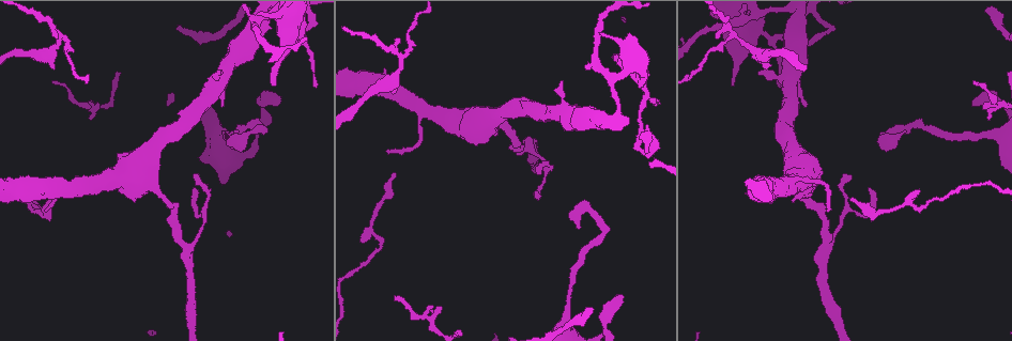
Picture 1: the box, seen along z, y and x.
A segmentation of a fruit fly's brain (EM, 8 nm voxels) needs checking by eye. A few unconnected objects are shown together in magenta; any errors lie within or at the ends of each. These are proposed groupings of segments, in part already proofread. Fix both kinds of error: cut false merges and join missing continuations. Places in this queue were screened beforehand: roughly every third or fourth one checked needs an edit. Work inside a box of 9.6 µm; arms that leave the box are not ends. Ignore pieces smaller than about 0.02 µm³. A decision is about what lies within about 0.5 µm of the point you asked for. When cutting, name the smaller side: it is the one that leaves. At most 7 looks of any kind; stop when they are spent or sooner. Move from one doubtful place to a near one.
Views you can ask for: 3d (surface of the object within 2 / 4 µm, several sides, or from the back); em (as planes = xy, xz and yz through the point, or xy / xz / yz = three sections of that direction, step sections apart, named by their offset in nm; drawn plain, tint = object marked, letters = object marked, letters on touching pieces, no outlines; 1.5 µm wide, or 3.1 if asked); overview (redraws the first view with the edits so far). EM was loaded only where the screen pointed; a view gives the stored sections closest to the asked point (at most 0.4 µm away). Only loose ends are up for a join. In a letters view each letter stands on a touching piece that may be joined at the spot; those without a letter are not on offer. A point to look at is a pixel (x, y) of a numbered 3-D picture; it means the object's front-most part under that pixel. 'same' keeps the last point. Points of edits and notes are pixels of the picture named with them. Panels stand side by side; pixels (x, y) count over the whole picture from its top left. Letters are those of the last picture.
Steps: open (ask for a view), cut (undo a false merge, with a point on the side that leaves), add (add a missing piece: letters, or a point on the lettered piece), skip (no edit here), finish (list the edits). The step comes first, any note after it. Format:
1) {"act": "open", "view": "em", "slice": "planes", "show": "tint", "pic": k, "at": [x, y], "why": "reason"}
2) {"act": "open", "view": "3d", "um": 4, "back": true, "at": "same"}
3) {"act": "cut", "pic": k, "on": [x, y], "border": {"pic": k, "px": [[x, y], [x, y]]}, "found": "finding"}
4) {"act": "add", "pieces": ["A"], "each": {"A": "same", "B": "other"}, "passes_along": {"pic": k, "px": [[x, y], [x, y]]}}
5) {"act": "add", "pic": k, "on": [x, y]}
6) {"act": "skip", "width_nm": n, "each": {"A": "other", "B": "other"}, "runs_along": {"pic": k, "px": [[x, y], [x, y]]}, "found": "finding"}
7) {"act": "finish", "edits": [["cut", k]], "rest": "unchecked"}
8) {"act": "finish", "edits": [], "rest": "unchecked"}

{"act": "open", "view": "em", "slice": "xz", "step": 4, "show": "letters", "pic": 1, "at": [315, 87], "why": "branch stops here"}

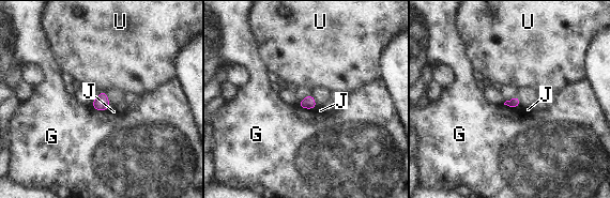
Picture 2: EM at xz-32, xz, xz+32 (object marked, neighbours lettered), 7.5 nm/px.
{"act": "open", "view": "em", "slice": "planes", "show": "letters", "at": "same", "why": "another direction"}

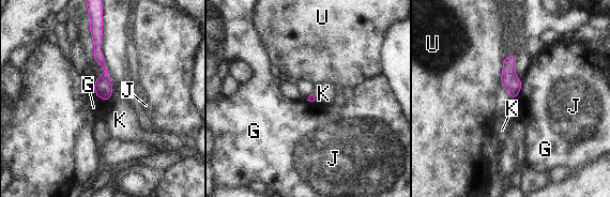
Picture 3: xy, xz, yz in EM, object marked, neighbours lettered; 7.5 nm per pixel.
{"act": "skip", "longest_contact_nm": ["U", 220], "each": {"G": "other", "J": "other", "K": "other", "U": "other"}, "found": "none of them fits"}

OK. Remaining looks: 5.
{"act": "open", "view": "3d", "um": 4, "pic": 1, "at": [264, 127], "why": "abrupt turn"}

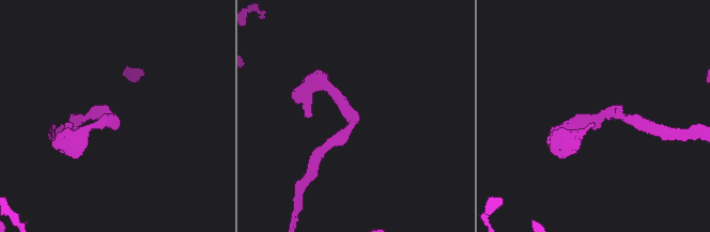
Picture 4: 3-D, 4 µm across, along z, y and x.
{"act": "open", "view": "em", "slice": "planes", "show": "letters", "pic": 4, "at": [350, 121]}

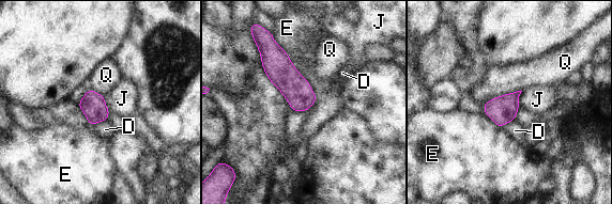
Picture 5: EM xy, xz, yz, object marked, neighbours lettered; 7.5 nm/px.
{"act": "skip", "each": {"D": "other", "E": "other", "J": "other", "Q": "other"}, "runs_along": {"pic": 5, "px": [[270, 44], [305, 108]]}, "found": "one cell here"}

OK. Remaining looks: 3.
{"act": "open", "view": "3d", "um": 2, "pic": 1, "at": [643, 154], "why": "sharp bend"}

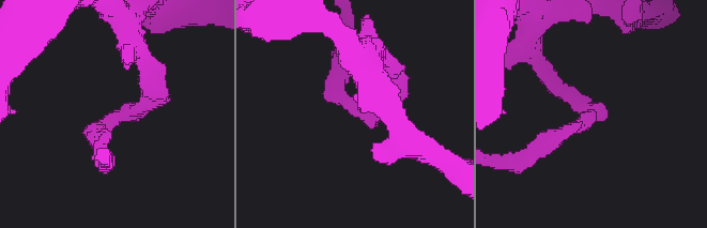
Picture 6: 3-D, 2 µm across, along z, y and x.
{"act": "open", "view": "em", "slice": "planes", "show": "plain", "pic": 6, "at": [359, 114], "why": "shape alone is not enough"}

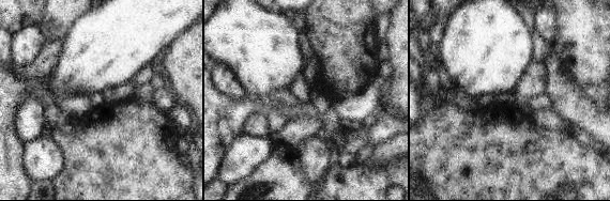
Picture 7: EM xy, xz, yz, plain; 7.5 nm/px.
{"act": "open", "view": "em", "slice": "planes", "show": "letters", "at": "same", "why": "see the neighbours"}

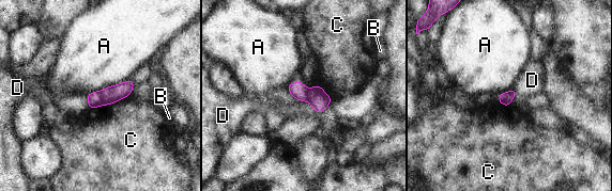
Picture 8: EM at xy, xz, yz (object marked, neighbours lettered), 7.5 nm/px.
{"act": "cut", "pic": 8, "on": [94, 99], "each": {"A": "other", "B": "other", "C": "other", "D": "other"}, "border": {"pic": 8, "px": [[100, 91], [103, 97], [103, 105]]}, "found": "two cells meet here"}

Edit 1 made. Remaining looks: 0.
{"act": "finish", "edits": [["cut", 8]], "rest": "unchecked"}

